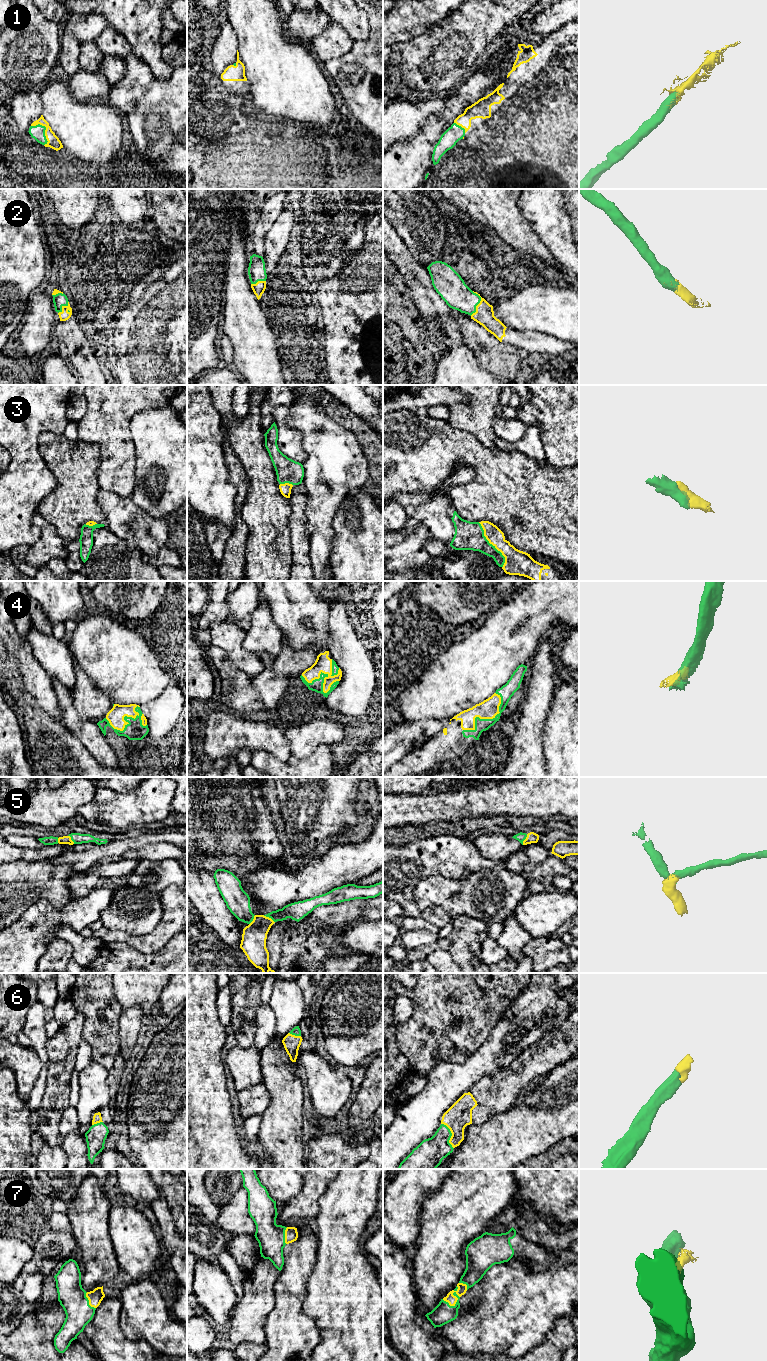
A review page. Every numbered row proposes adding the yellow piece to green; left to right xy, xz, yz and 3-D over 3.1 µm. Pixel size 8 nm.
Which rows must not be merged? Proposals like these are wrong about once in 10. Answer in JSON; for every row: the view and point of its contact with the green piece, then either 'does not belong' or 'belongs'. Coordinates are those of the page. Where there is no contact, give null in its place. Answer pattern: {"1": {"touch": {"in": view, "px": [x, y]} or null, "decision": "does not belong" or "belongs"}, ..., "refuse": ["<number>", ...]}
{"1": {"touch": {"in": "xy", "px": [45, 129]}, "decision": "belongs"}, "2": {"touch": {"in": "yz", "px": [479, 302]}, "decision": "belongs"}, "3": {"touch": {"in": "yz", "px": [491, 544]}, "decision": "belongs"}, "4": {"touch": {"in": "xy", "px": [124, 718]}, "decision": "belongs"}, "5": {"touch": {"in": "xz", "px": [269, 917]}, "decision": "belongs"}, "6": {"touch": {"in": "yz", "px": [451, 1135]}, "decision": "belongs"}, "7": {"touch": {"in": "yz", "px": [456, 1296]}, "decision": "belongs"}, "refuse": []}

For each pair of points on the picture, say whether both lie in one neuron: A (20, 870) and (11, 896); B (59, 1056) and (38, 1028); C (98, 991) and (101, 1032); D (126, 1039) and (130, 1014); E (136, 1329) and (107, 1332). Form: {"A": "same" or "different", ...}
{"A": "same", "B": "different", "C": "same", "D": "same", "E": "different"}

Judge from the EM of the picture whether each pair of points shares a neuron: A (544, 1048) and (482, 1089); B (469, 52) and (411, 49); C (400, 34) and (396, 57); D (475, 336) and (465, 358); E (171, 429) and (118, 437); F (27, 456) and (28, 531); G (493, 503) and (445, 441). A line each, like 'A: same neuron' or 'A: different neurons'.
A: same neuron
B: same neuron
C: different neurons
D: different neurons
E: different neurons
F: same neuron
G: same neuron

